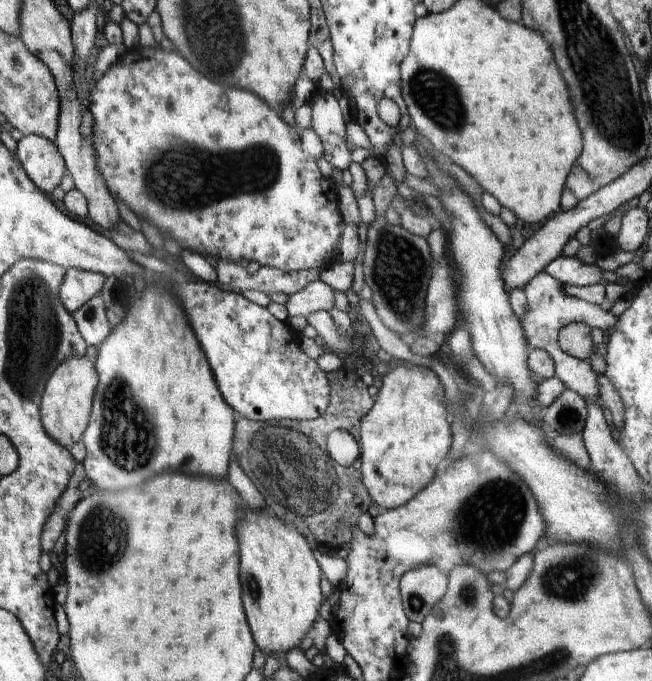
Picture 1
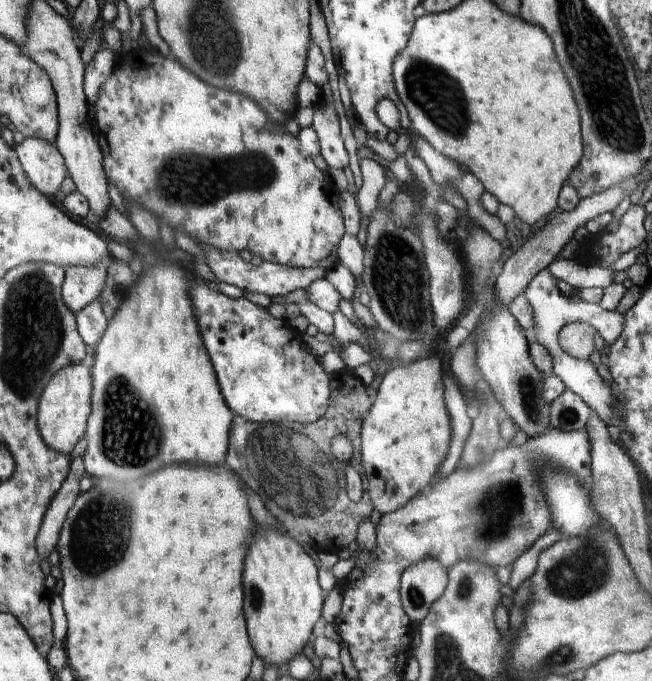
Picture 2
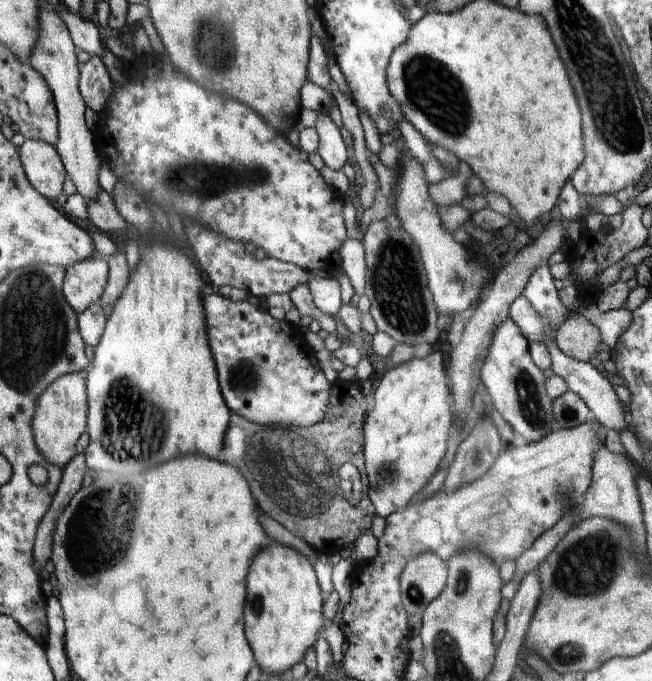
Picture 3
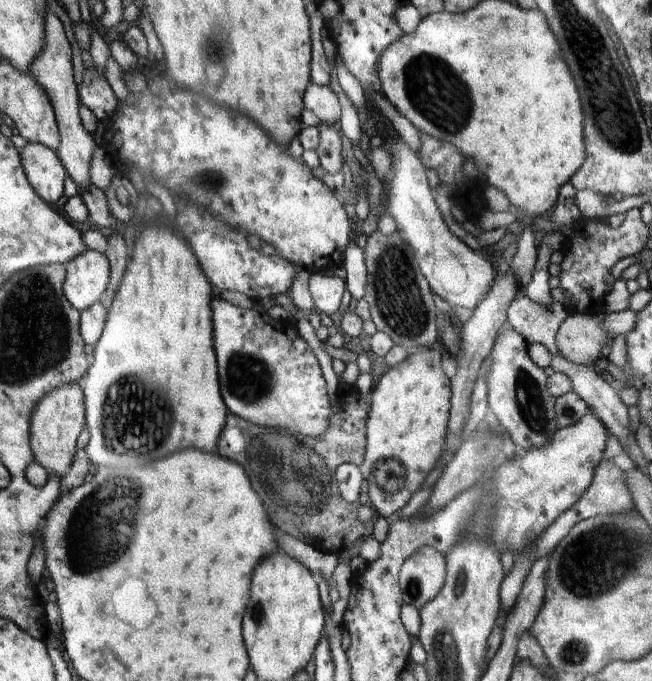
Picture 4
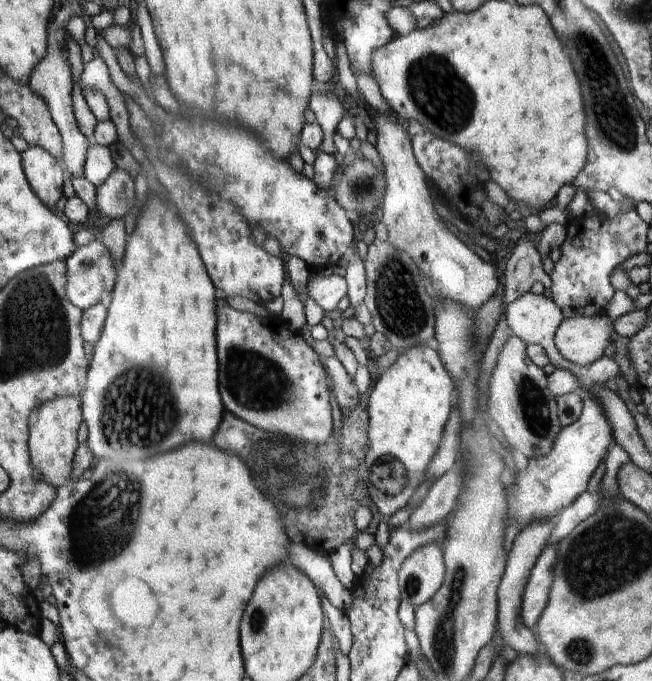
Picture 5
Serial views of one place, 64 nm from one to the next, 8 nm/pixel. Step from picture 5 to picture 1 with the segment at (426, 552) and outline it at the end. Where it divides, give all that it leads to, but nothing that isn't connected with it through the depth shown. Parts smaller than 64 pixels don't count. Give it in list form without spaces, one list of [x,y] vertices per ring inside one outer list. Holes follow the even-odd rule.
[[[434,564],[409,571],[400,584],[407,617],[410,617],[412,622],[422,623],[432,608],[442,600],[447,586],[447,577]]]

